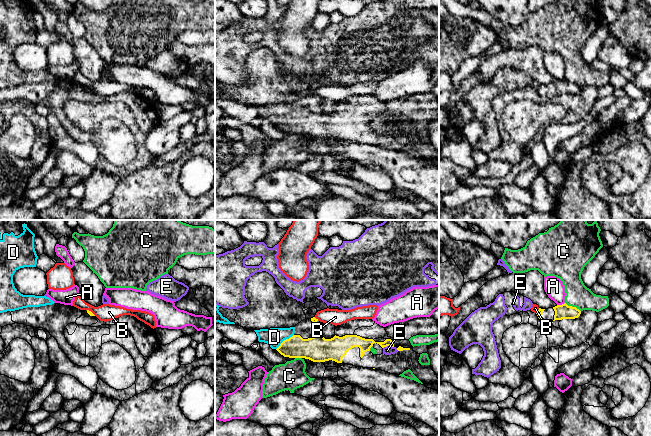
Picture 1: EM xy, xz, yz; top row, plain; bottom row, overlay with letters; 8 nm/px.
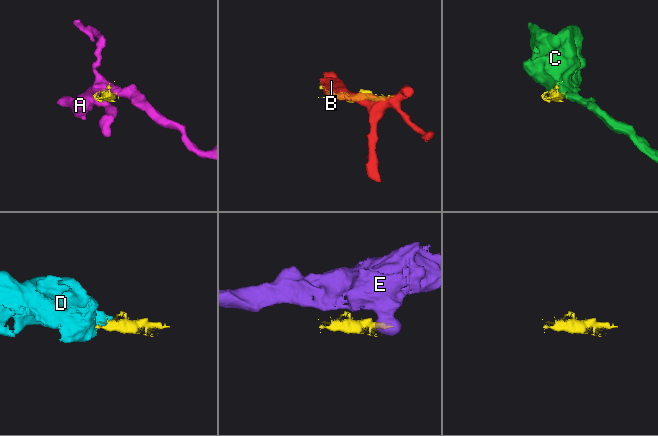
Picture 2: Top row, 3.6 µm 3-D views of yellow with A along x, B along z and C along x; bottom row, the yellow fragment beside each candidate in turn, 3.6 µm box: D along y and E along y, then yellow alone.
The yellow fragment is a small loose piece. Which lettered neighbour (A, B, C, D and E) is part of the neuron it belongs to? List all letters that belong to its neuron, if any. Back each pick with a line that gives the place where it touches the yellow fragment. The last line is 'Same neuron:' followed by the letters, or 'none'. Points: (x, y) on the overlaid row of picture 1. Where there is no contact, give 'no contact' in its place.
D: meets yellow in xz at (284, 340)
Same neuron: D

